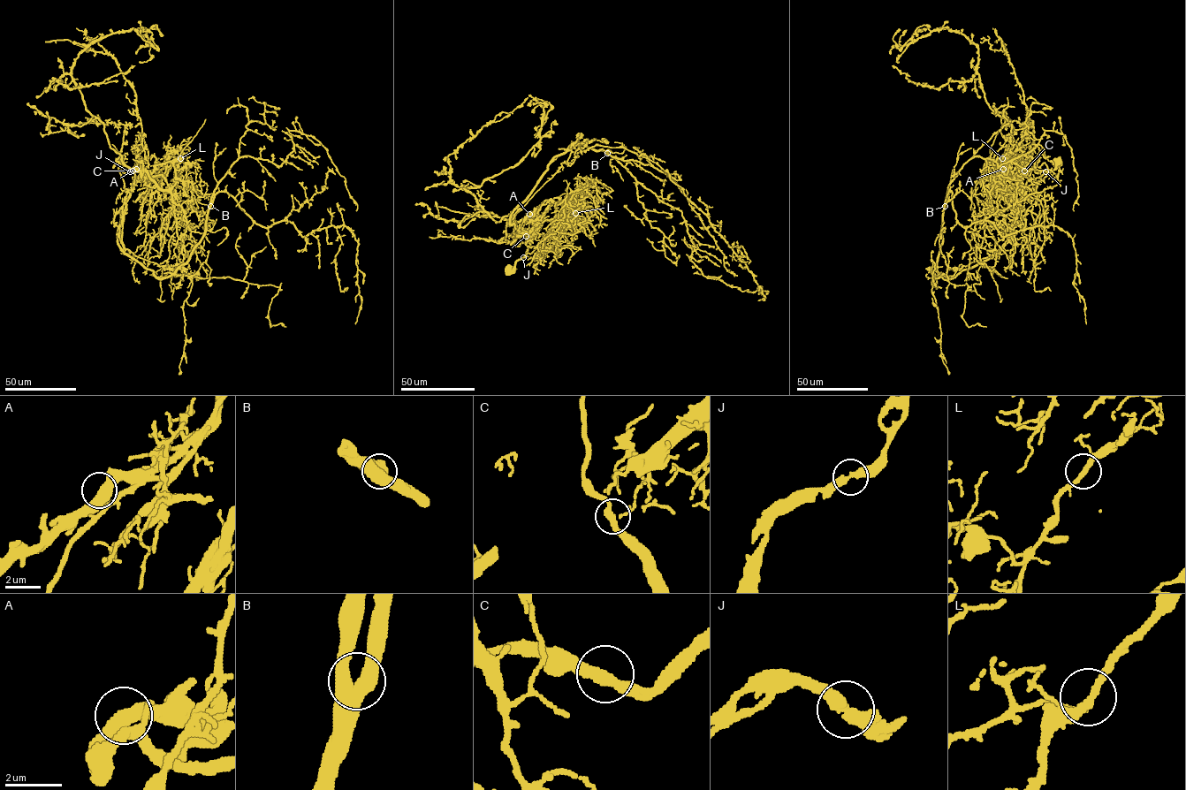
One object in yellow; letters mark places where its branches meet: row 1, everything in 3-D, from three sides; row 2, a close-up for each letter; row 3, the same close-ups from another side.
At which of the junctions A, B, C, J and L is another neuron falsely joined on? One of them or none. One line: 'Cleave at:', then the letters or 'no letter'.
Cleave at: L

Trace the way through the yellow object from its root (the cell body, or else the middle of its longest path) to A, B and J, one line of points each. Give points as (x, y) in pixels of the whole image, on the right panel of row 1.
A: (1057, 162), (1047, 172), (1035, 172), (1031, 169), (1006, 171), (1003, 169)
B: (1057, 162), (1047, 172), (1001, 171), (1022, 182), (1013, 236), (988, 259), (949, 278), (937, 269), (945, 206)
J: (1057, 162), (1052, 170), (1045, 171)

